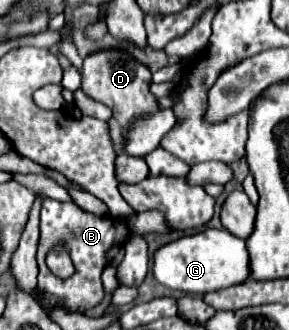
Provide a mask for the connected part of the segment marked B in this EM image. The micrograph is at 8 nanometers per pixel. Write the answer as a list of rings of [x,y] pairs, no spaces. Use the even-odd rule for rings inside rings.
[[[44,198],[42,210],[40,210],[40,242],[38,242],[38,288],[40,288],[40,304],[44,310],[52,308],[66,308],[70,312],[84,314],[90,308],[98,306],[104,298],[104,290],[100,286],[100,274],[104,266],[108,264],[106,254],[110,248],[118,246],[118,220],[112,216],[96,216],[92,212],[80,210],[74,202],[58,202]],[[60,240],[66,240],[72,250],[72,262],[74,262],[74,274],[70,278],[56,278],[52,276],[50,282],[50,270],[46,266],[46,252]]]

